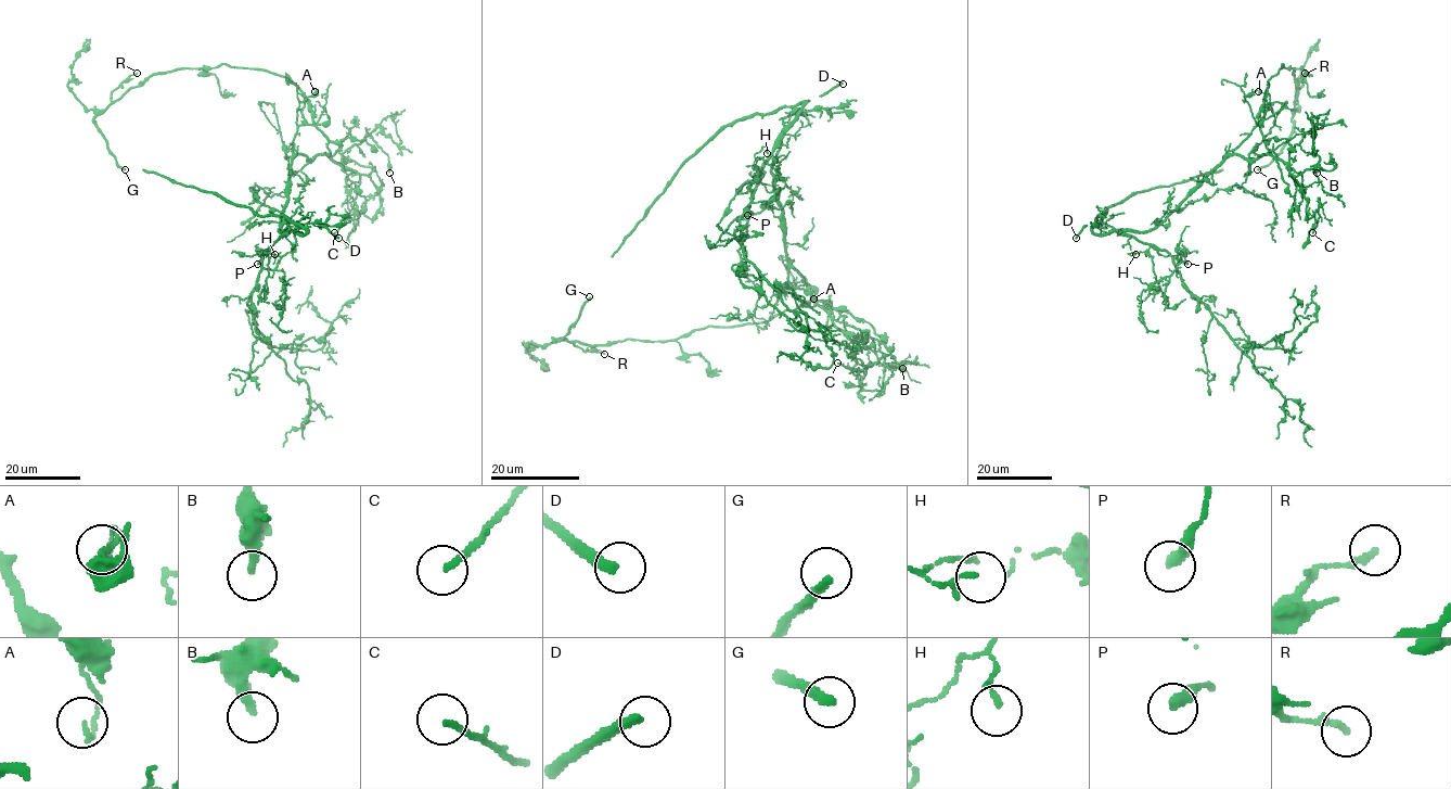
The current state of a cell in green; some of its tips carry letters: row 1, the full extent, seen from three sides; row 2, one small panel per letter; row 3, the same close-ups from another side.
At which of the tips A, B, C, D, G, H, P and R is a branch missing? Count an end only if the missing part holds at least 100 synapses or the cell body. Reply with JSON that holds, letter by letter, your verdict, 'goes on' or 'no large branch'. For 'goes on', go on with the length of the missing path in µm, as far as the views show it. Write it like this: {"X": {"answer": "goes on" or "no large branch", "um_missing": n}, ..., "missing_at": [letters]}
{"A": {"answer": "no large branch"}, "B": {"answer": "no large branch"}, "C": {"answer": "no large branch"}, "D": {"answer": "goes on", "um_missing": 30}, "G": {"answer": "no large branch"}, "H": {"answer": "no large branch"}, "P": {"answer": "no large branch"}, "R": {"answer": "no large branch"}, "missing_at": ["D"]}

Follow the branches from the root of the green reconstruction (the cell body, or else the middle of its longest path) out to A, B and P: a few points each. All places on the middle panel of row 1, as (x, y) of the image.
A: (785, 239), (793, 295), (796, 283), (805, 282), (813, 291), (813, 298)
B: (785, 239), (786, 257), (832, 322), (845, 334), (869, 346), (882, 365), (893, 364), (902, 368)
P: (785, 239), (784, 210), (774, 193), (771, 172), (779, 140), (761, 170), (750, 202), (753, 212), (747, 215)

